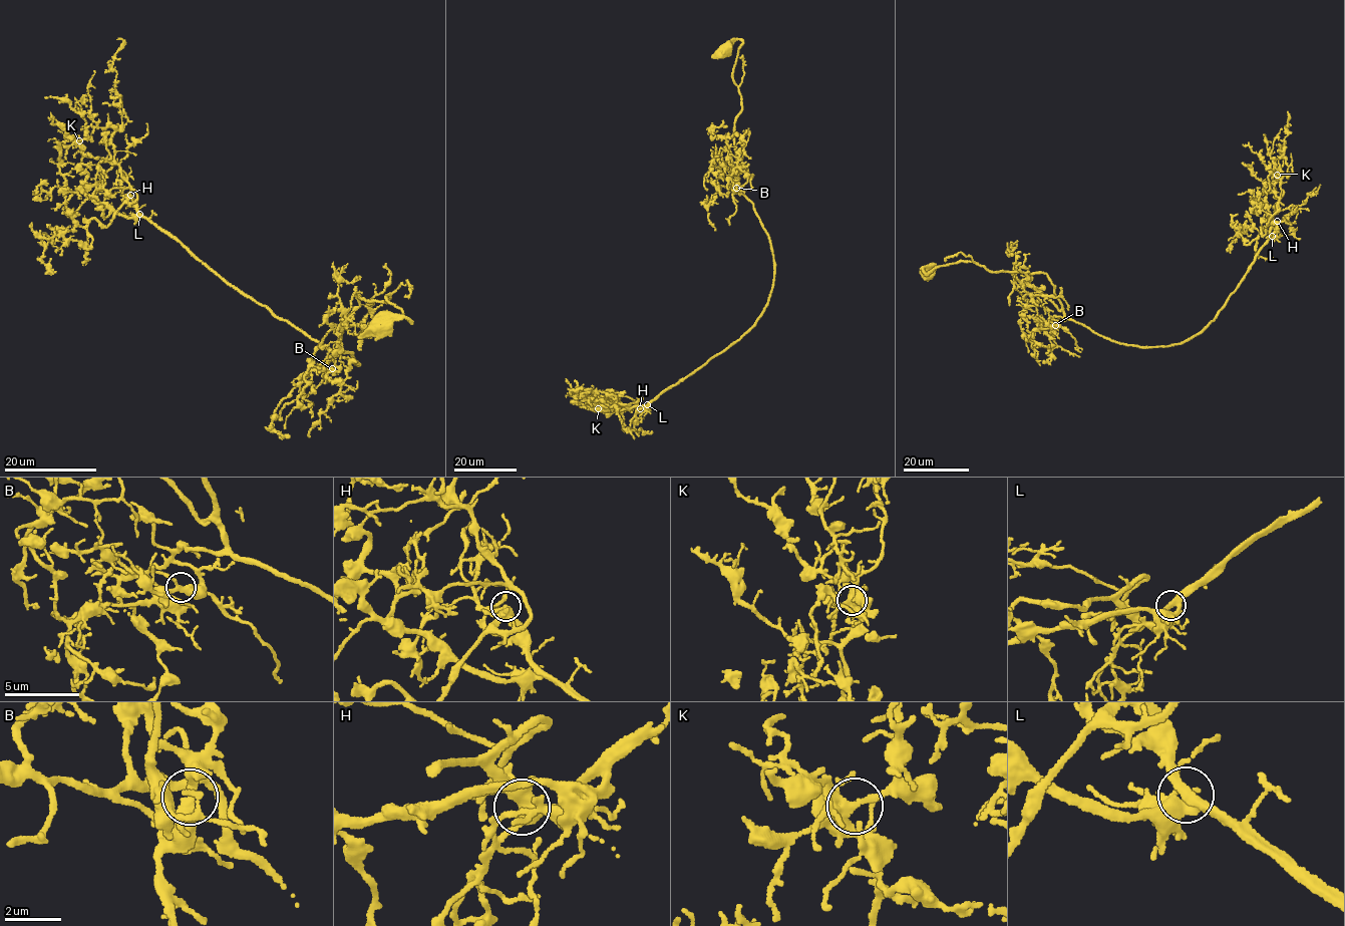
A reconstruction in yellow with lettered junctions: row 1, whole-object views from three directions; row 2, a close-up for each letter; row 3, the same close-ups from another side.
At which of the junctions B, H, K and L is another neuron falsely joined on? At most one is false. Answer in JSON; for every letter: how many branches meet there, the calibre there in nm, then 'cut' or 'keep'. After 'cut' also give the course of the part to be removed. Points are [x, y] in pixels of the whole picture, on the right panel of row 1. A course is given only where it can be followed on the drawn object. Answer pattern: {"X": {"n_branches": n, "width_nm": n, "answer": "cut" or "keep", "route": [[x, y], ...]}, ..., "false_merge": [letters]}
{"B": {"n_branches": 3, "width_nm": 320, "answer": "keep"}, "H": {"n_branches": 3, "width_nm": 400, "answer": "keep"}, "K": {"n_branches": 3, "width_nm": 320, "answer": "keep"}, "L": {"n_branches": 3, "width_nm": 340, "answer": "keep"}, "false_merge": []}

